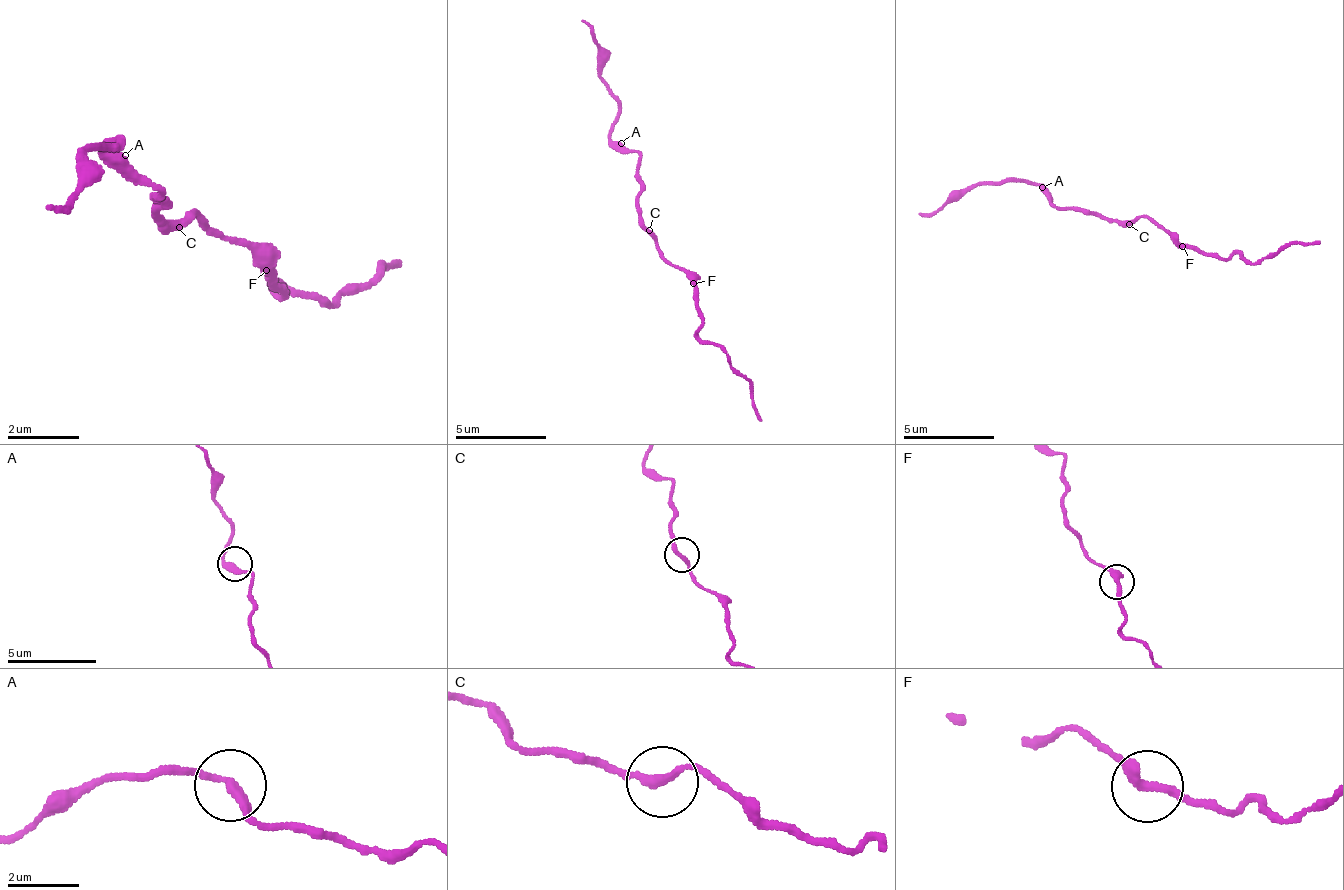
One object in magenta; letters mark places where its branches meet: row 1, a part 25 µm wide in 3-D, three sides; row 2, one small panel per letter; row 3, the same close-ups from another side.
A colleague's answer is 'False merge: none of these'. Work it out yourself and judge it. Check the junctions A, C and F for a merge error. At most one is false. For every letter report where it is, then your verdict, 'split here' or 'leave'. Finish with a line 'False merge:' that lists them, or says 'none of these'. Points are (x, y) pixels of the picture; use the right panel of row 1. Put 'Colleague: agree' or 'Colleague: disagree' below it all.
A: at (1042, 187); leave
C: at (1129, 224); leave
F: at (1182, 246); split here
False merge: F
Colleague: disagree

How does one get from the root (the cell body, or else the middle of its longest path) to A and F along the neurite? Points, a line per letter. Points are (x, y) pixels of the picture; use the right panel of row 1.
A: (1133, 219), (1101, 219), (1097, 215), (1083, 215), (1078, 210), (1060, 210), (1042, 187)
F: (1133, 219), (1138, 215), (1147, 215), (1184, 247)

